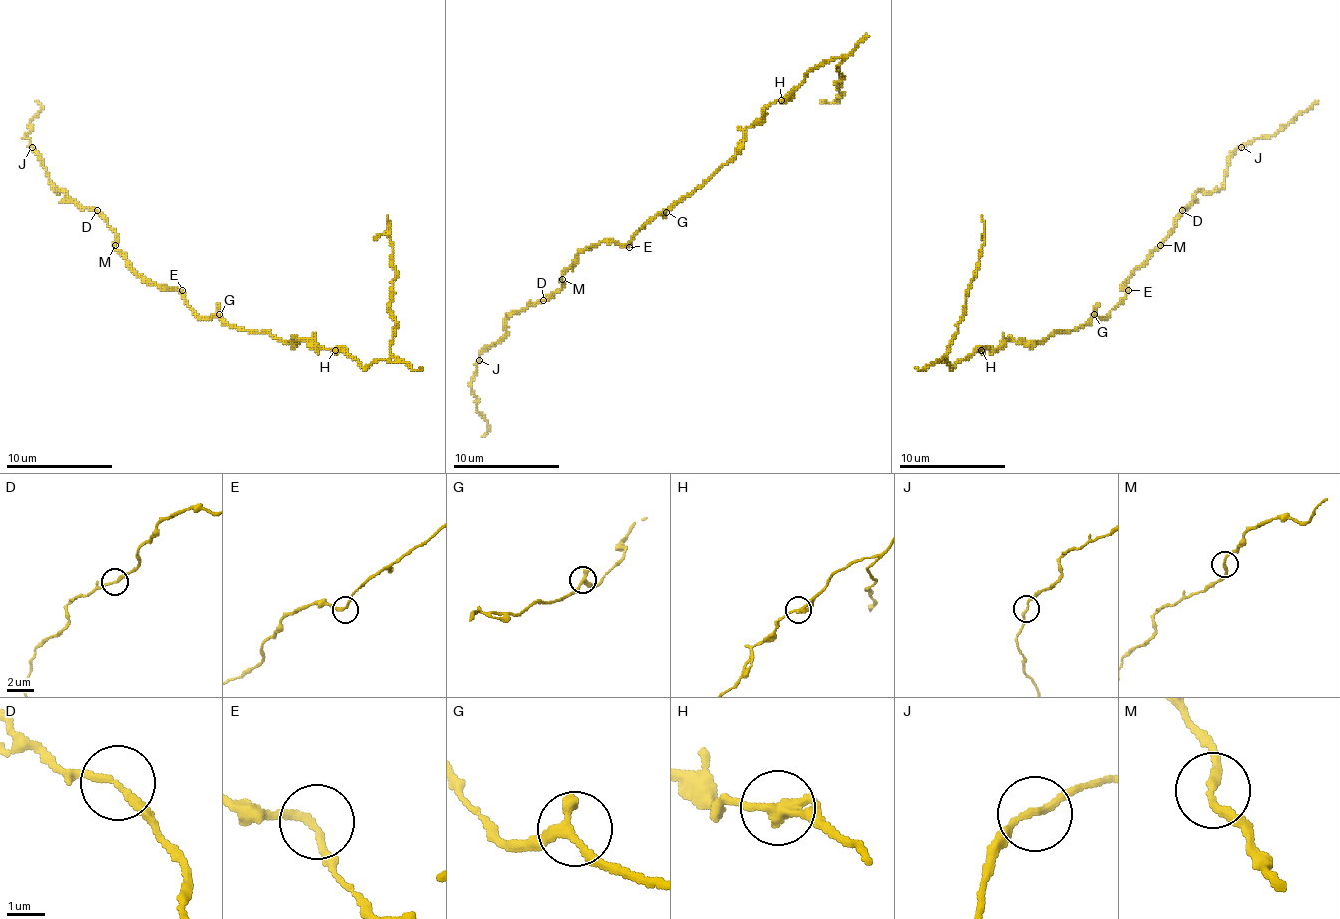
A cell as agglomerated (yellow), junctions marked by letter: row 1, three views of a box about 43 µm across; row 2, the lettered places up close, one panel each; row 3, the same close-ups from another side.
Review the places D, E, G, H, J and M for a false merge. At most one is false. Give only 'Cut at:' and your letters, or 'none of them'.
Cut at: none of them

